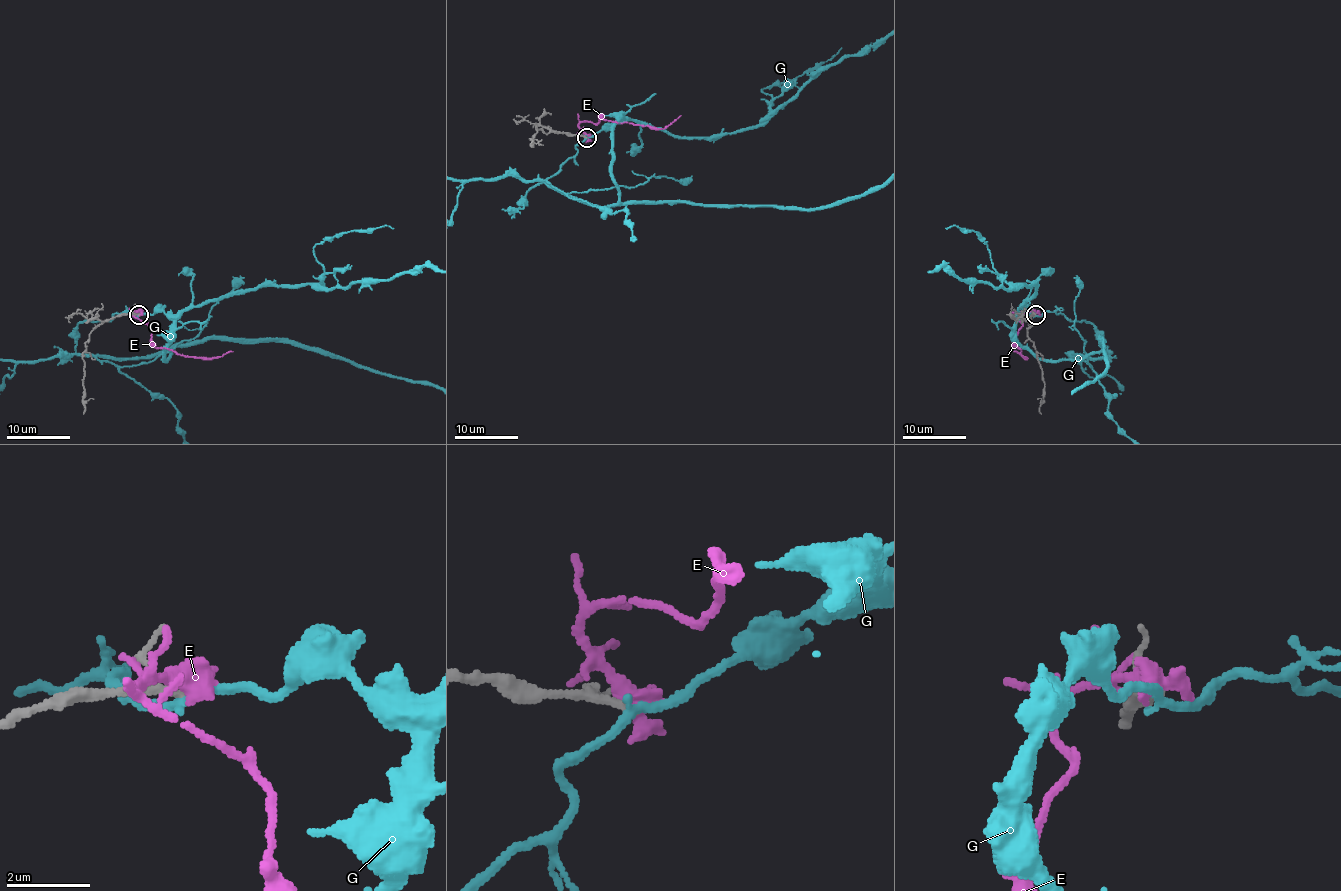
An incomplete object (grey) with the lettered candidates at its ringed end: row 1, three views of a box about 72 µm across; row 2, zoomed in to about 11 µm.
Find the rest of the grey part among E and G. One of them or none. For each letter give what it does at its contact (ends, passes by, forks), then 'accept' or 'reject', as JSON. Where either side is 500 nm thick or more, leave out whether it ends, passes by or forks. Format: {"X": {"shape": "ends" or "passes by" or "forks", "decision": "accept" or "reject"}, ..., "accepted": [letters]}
{"E": {"decision": "reject"}, "G": {"shape": "passes by", "decision": "reject"}, "accepted": []}

